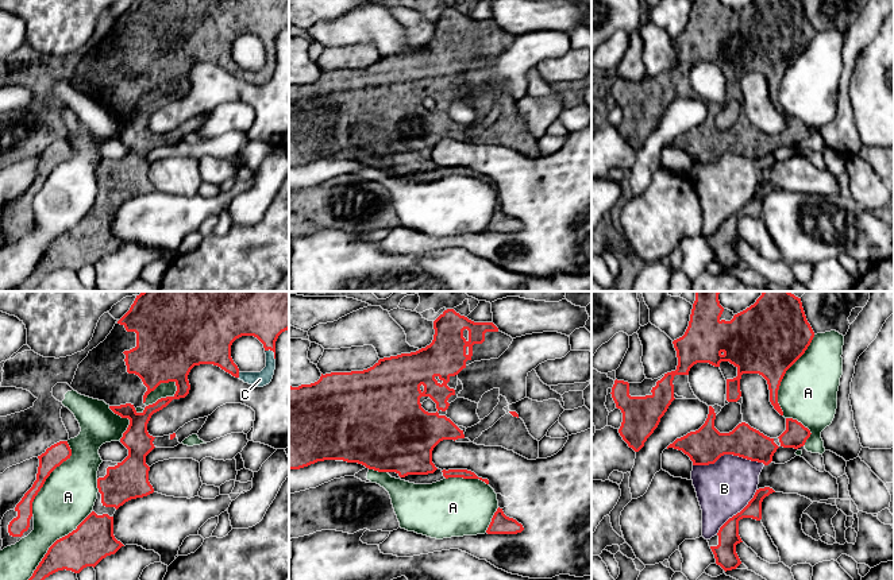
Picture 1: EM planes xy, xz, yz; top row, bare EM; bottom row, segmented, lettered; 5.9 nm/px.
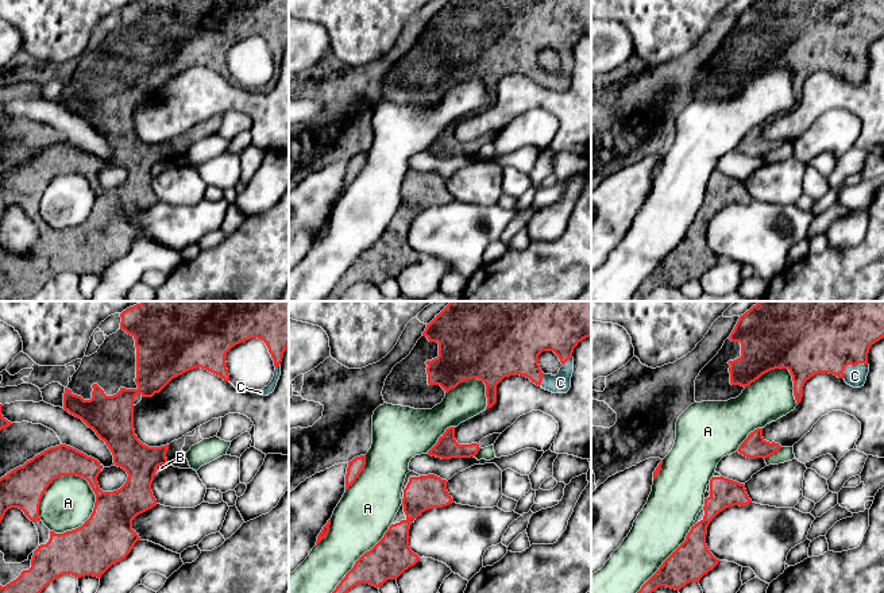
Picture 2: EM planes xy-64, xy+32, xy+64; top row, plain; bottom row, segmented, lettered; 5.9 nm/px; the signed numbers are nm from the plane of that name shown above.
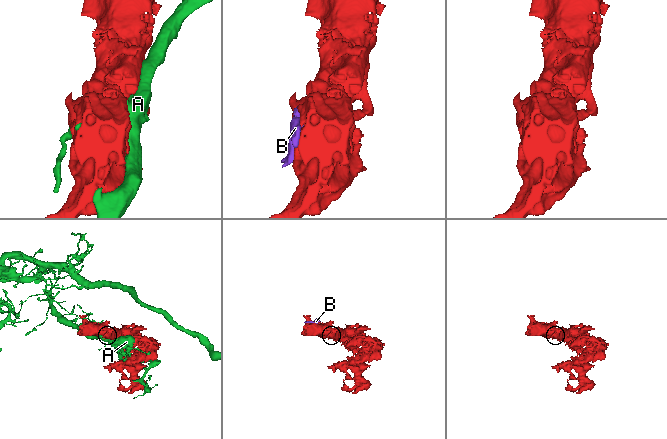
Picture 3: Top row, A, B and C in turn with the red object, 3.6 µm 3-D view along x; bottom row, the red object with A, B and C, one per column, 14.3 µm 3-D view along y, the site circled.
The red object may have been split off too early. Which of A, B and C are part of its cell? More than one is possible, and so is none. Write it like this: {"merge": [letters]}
{"merge": ["C"]}

